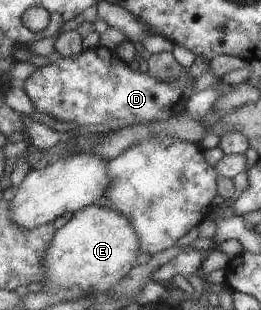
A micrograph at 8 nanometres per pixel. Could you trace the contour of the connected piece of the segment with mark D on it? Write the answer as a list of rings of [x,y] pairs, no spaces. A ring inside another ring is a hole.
[[[108,48],[83,49],[76,55],[61,55],[54,64],[46,64],[36,68],[31,76],[23,83],[21,88],[31,101],[36,111],[50,116],[55,122],[72,122],[79,126],[98,126],[115,120],[127,120],[129,124],[144,123],[157,119],[166,119],[173,115],[184,113],[186,104],[194,95],[195,80],[190,78],[189,68],[177,67],[179,74],[174,79],[157,79],[148,73],[132,70],[128,63],[122,61],[114,52]]]

